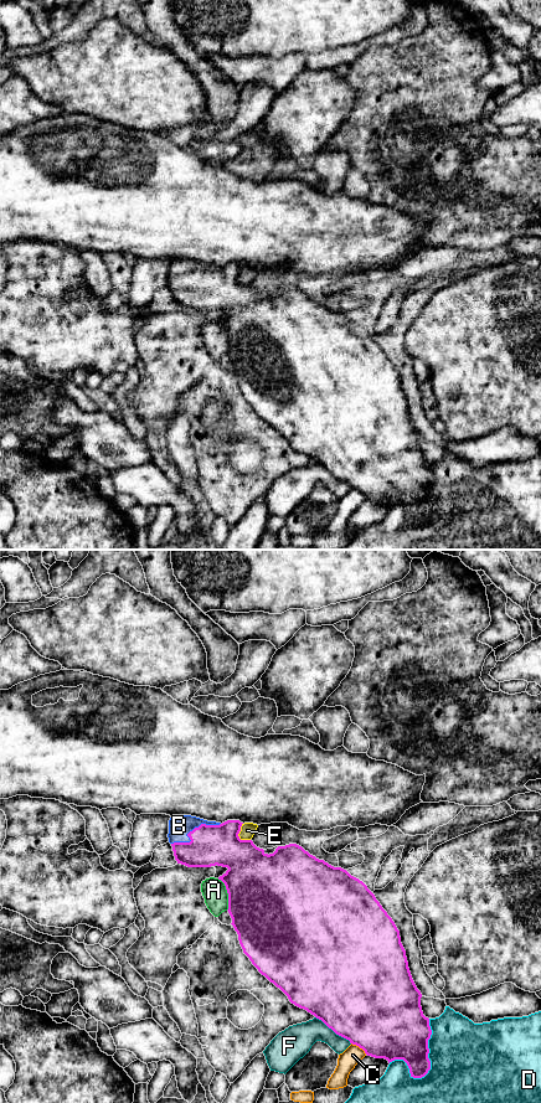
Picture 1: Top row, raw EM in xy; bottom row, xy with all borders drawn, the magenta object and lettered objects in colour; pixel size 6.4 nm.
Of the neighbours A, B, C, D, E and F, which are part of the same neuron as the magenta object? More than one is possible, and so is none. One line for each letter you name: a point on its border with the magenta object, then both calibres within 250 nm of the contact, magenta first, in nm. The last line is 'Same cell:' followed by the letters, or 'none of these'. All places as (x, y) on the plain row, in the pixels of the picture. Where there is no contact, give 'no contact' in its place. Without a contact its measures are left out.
B: meets magenta in xy at (192, 274); 260 nm thick on the magenta side, 140 nm on the other
Same cell: B

